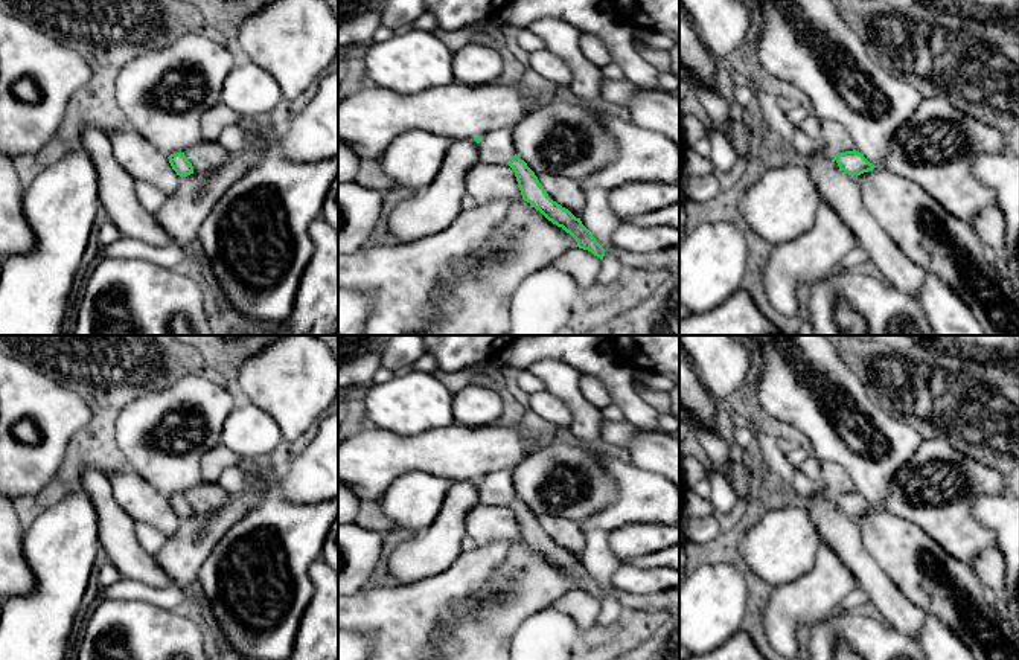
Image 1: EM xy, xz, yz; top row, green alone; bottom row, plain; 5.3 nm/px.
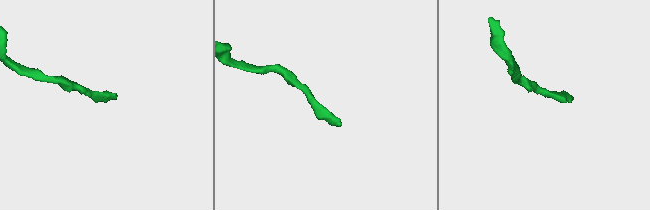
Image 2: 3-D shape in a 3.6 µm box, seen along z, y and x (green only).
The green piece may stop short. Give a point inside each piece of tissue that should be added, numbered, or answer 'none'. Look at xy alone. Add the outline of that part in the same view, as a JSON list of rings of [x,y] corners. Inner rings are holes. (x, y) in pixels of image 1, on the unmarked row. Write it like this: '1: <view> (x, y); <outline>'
none

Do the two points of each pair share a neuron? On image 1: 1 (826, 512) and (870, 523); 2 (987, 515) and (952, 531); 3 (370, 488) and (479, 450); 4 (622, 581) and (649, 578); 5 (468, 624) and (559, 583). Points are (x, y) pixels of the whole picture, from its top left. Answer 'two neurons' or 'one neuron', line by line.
1: two neurons
2: two neurons
3: one neuron
4: one neuron
5: one neuron

